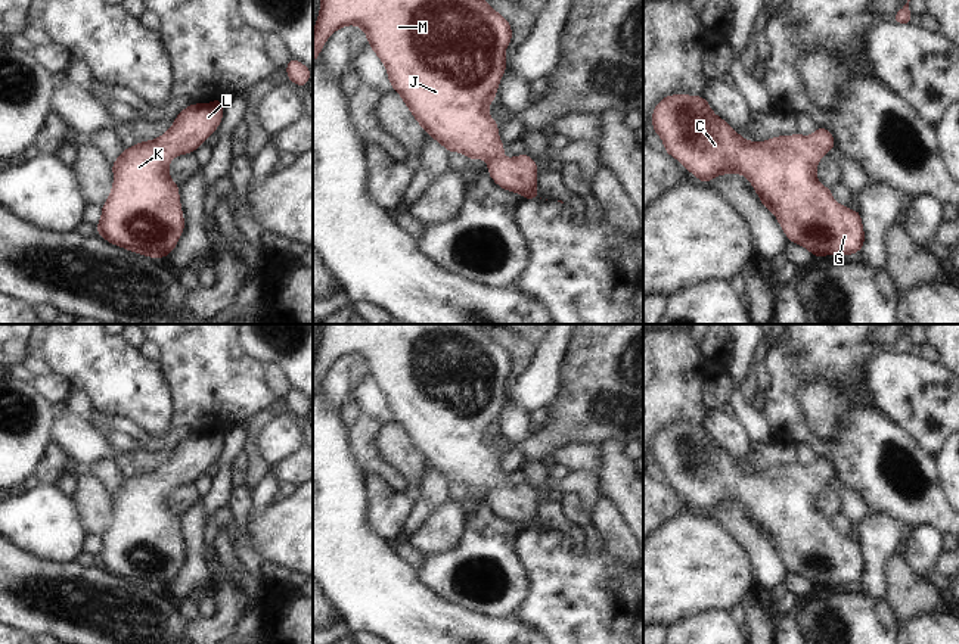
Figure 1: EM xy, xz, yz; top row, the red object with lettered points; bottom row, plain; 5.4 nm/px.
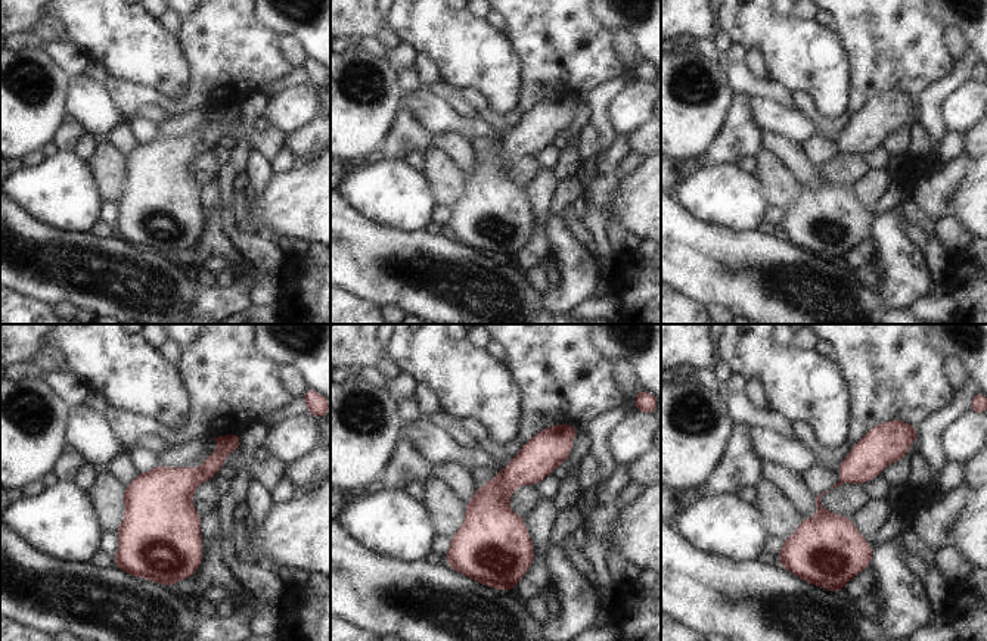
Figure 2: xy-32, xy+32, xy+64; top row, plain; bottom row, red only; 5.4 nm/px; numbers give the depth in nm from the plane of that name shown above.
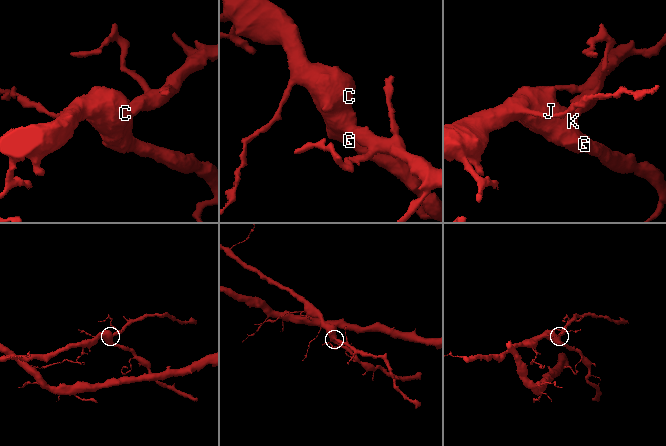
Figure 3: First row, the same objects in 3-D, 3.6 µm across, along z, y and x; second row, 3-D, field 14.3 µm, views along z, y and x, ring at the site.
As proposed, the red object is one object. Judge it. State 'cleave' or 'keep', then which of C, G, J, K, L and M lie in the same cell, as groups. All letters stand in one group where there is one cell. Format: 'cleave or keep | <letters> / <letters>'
keep | C G J K L M

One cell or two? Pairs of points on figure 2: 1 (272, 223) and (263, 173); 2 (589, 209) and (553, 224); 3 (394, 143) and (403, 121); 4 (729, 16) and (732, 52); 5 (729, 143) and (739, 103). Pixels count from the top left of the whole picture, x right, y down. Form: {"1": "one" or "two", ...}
{"1": "two", "2": "two", "3": "one", "4": "two", "5": "one"}

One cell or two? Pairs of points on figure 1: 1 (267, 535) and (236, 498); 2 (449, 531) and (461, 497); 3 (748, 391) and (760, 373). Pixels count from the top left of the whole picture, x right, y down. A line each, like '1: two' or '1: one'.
1: two
2: two
3: one

